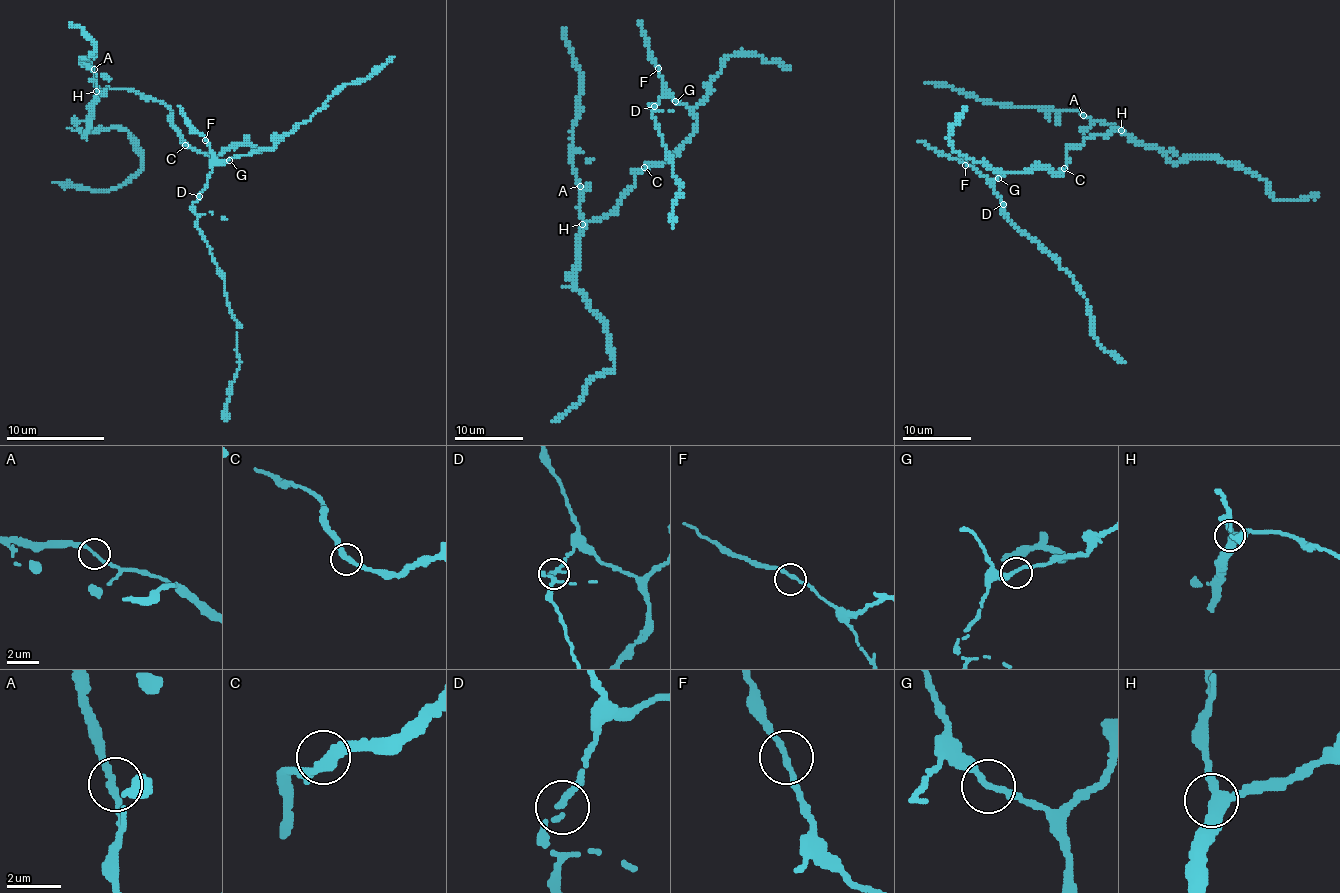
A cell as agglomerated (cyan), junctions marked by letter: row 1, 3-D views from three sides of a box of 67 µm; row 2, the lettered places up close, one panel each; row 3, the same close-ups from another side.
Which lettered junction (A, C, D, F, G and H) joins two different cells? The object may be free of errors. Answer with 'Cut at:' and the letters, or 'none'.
Cut at: D

